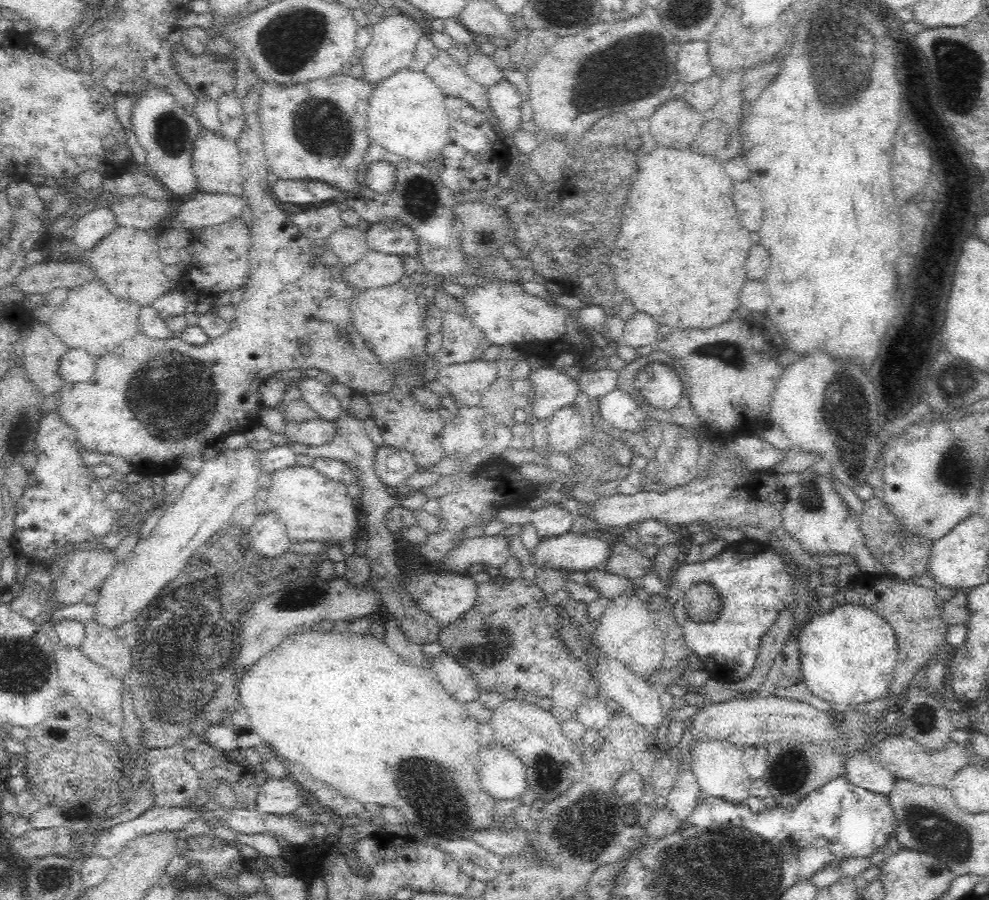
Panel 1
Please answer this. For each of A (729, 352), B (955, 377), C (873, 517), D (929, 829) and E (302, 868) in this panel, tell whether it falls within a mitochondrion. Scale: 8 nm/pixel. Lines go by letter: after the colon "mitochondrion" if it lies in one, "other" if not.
A: mitochondrion
B: mitochondrion
C: other
D: mitochondrion
E: other

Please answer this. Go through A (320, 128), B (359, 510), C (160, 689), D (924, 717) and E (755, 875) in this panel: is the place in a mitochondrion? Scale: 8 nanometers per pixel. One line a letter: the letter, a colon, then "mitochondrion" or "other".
A: mitochondrion
B: other
C: mitochondrion
D: mitochondrion
E: mitochondrion

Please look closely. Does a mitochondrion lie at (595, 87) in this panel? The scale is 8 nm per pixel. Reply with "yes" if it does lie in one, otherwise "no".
yes

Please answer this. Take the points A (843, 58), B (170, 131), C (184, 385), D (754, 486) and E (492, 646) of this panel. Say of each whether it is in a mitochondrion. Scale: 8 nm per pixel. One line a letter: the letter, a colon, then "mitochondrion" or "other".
A: mitochondrion
B: mitochondrion
C: mitochondrion
D: other
E: mitochondrion

